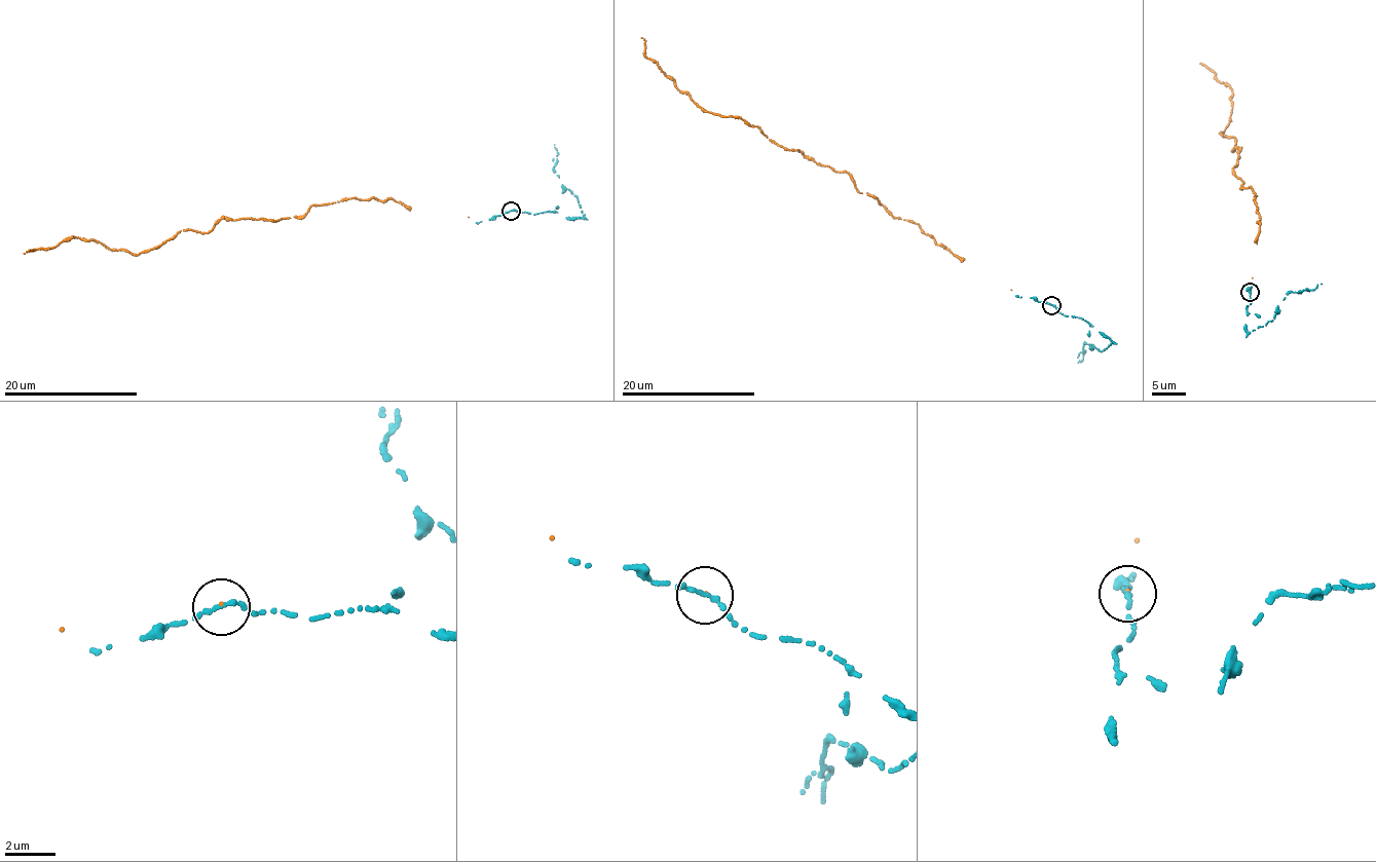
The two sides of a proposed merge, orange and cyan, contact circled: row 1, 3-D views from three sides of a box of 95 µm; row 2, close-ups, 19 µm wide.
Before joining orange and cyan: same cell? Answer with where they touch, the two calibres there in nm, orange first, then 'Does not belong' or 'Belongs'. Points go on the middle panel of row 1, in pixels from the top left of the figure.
Place: (1051, 305). Thickness 50 nm (orange) against 260 nm. Does not belong

